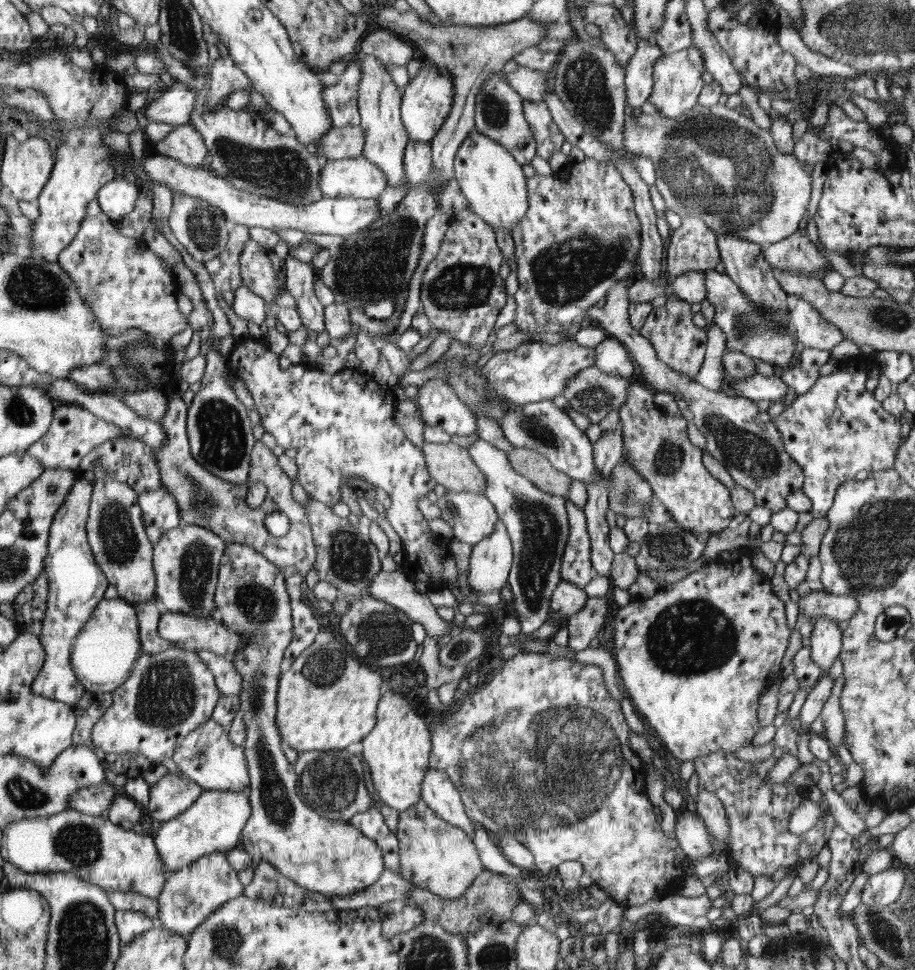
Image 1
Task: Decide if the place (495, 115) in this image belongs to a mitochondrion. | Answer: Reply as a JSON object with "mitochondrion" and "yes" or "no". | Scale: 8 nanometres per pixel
{"mitochondrion":"yes"}

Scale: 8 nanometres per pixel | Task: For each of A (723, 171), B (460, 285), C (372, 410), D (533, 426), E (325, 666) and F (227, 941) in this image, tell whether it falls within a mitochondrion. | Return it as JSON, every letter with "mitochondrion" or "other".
{"A":"mitochondrion","B":"mitochondrion","C":"other","D":"mitochondrion","E":"mitochondrion","F":"mitochondrion"}

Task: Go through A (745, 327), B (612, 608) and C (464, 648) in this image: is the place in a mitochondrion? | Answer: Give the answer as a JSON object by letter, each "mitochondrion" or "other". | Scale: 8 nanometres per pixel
{"A":"mitochondrion","B":"other","C":"mitochondrion"}

